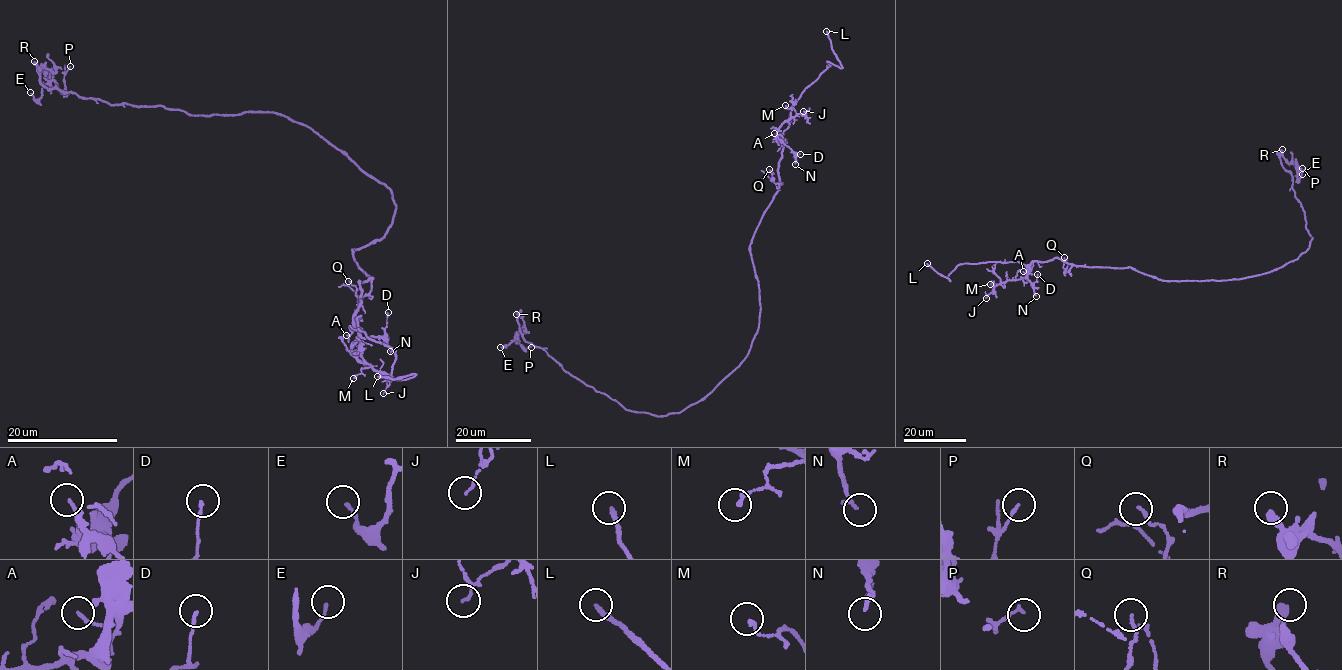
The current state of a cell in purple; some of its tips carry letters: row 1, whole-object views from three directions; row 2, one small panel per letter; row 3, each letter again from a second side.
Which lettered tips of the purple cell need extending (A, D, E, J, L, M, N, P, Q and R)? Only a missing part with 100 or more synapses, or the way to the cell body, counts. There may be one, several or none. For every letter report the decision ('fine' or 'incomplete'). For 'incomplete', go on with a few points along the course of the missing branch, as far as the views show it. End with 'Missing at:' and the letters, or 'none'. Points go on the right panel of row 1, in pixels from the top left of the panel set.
A: fine
D: fine
E: fine
J: fine
L: incomplete; course (927, 263), (913, 250), (901, 211)
M: fine
N: fine
P: fine
Q: fine
R: fine
Missing at: L

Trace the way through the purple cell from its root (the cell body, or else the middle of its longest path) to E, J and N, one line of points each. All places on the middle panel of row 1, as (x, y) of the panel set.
E: (754, 339), (706, 396), (658, 416), (626, 410), (565, 372), (525, 341), (519, 315), (526, 329), (500, 347)
J: (754, 339), (760, 291), (750, 241), (779, 183), (785, 140), (780, 141), (777, 129), (803, 111)
N: (754, 339), (758, 327), (760, 291), (750, 241), (777, 191), (785, 141), (782, 138), (794, 154), (795, 164)

